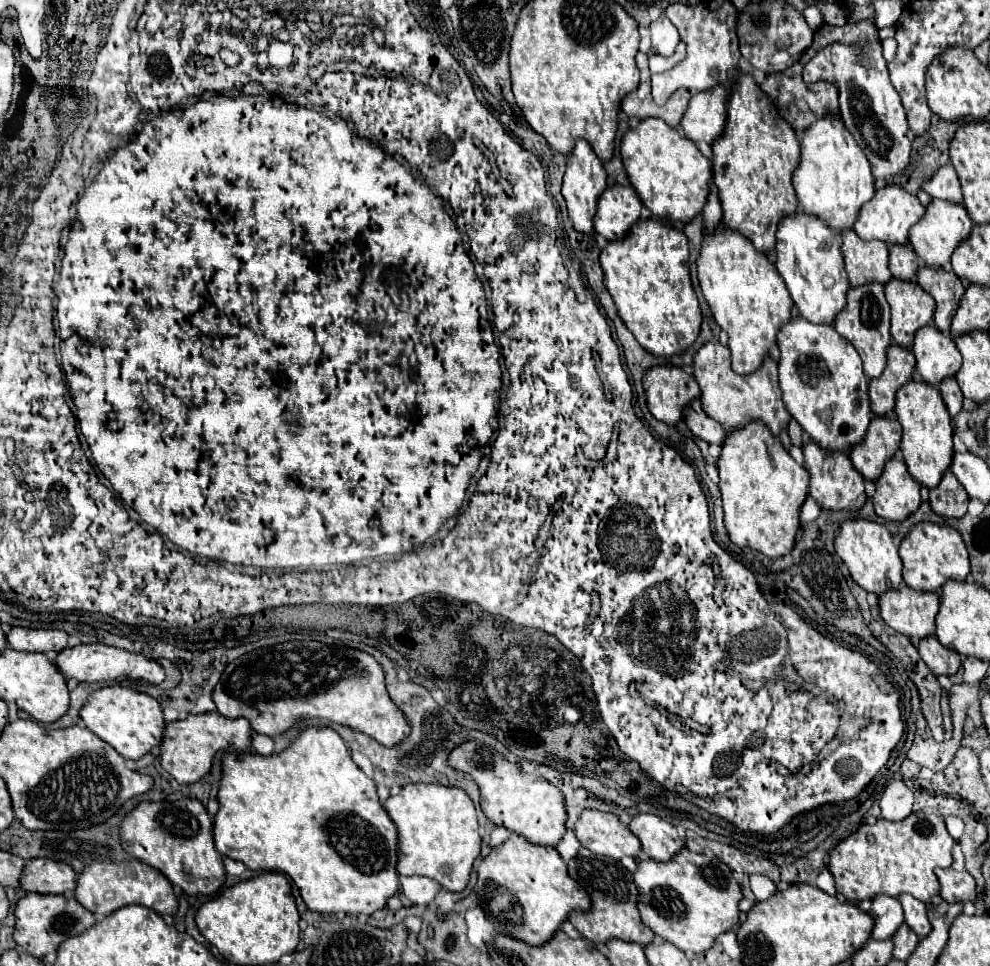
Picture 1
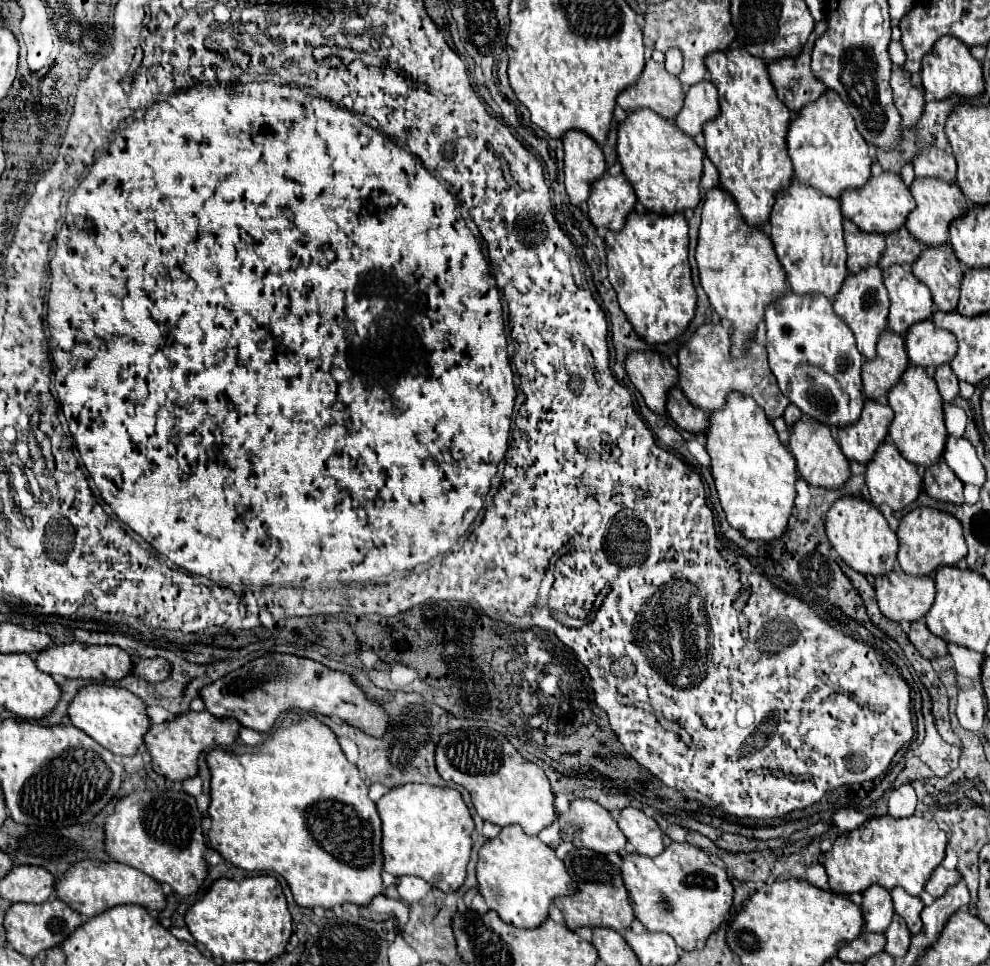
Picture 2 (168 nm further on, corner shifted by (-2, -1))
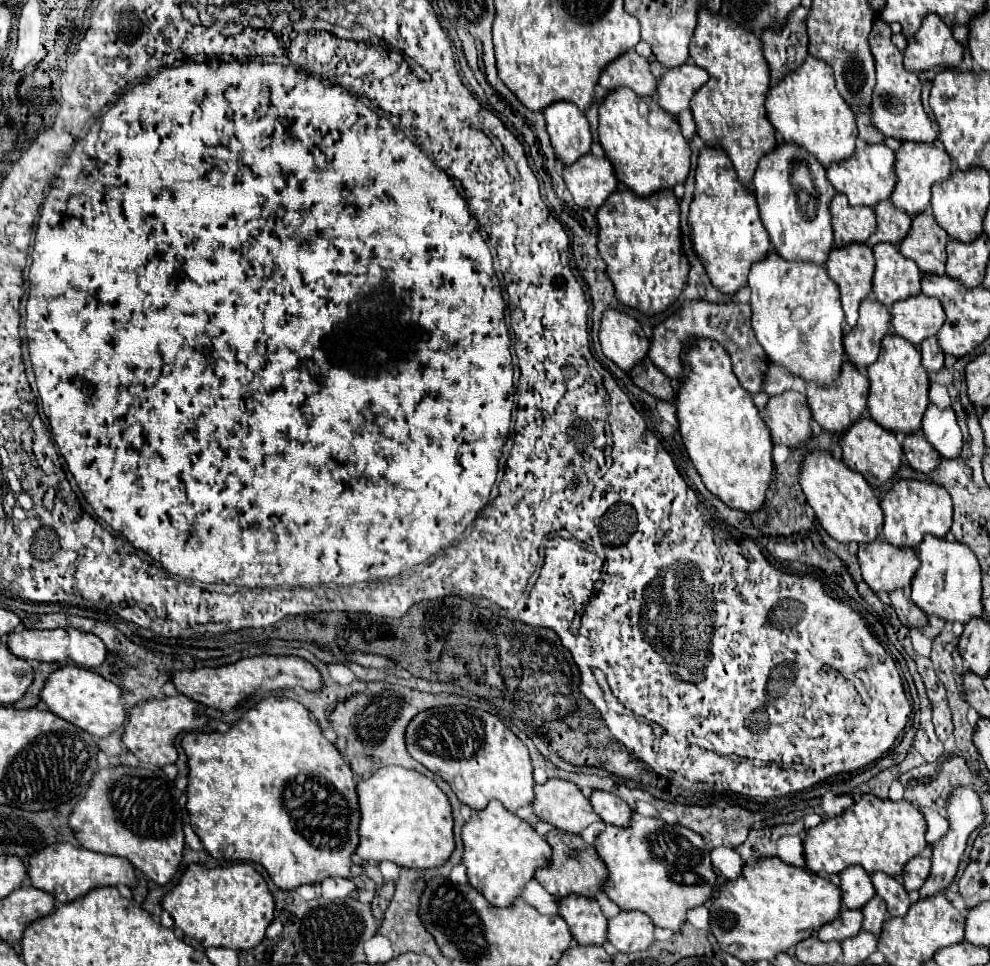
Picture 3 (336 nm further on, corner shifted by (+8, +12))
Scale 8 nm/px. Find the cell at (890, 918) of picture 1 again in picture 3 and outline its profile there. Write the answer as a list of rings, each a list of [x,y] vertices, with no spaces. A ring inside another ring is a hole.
[[[850,866],[848,870],[840,872],[840,890],[842,902],[850,910],[860,910],[870,898],[876,896],[870,874],[860,866]]]

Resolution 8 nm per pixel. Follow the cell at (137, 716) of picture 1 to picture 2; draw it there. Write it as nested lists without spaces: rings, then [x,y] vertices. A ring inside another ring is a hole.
[[[90,683],[80,687],[76,697],[68,705],[68,717],[72,725],[82,729],[86,735],[90,735],[94,741],[98,741],[102,747],[106,747],[118,757],[134,755],[138,747],[144,743],[146,731],[150,729],[146,705],[142,699],[138,699],[134,693],[122,687],[102,683]]]

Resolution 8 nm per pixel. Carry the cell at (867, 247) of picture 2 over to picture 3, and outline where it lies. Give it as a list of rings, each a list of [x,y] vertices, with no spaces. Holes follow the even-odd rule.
[[[836,194],[830,204],[834,242],[838,248],[848,244],[864,244],[876,230],[876,216],[872,208],[852,208],[842,194]]]

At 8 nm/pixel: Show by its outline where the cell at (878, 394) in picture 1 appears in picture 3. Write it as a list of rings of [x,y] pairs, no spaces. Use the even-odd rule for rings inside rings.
[[[866,298],[860,304],[858,324],[844,336],[848,362],[860,370],[866,370],[876,362],[882,348],[882,338],[890,334],[890,318],[890,310],[880,306],[876,298]]]

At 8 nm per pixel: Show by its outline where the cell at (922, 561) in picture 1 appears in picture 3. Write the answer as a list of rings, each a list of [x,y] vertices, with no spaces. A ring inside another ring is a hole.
[[[898,480],[880,502],[884,510],[884,538],[888,544],[902,548],[916,548],[926,534],[946,538],[952,526],[952,500],[942,486],[920,480]]]

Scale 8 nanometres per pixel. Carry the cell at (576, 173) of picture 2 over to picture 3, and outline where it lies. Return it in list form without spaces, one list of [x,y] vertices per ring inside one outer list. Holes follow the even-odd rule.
[[[556,102],[544,110],[556,158],[566,166],[590,152],[592,136],[586,116],[570,102]]]

